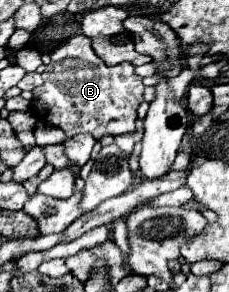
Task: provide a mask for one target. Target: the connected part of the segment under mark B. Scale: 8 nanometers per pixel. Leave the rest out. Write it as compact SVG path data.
M78 34L62 42L52 52L52 64L46 68L44 84L34 90L32 108L40 120L62 128L68 138L90 132L96 140L100 140L106 134L120 136L134 132L136 110L144 102L142 92L142 76L134 72L130 62L106 66L92 50L90 38Z

